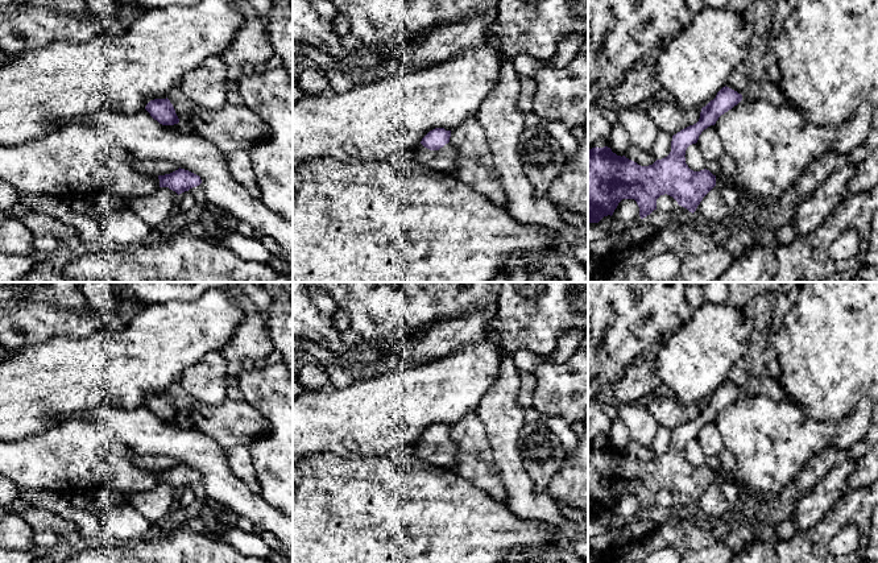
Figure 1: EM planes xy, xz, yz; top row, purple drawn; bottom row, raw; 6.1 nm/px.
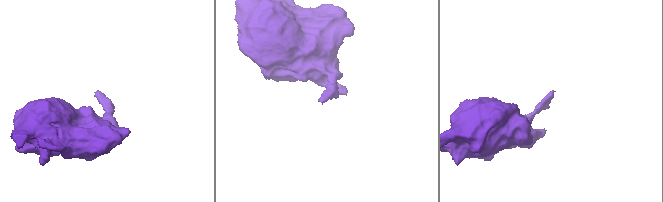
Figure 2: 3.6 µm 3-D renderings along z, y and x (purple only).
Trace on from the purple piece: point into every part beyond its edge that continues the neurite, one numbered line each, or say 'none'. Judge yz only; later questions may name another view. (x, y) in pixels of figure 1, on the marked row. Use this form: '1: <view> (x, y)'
none

